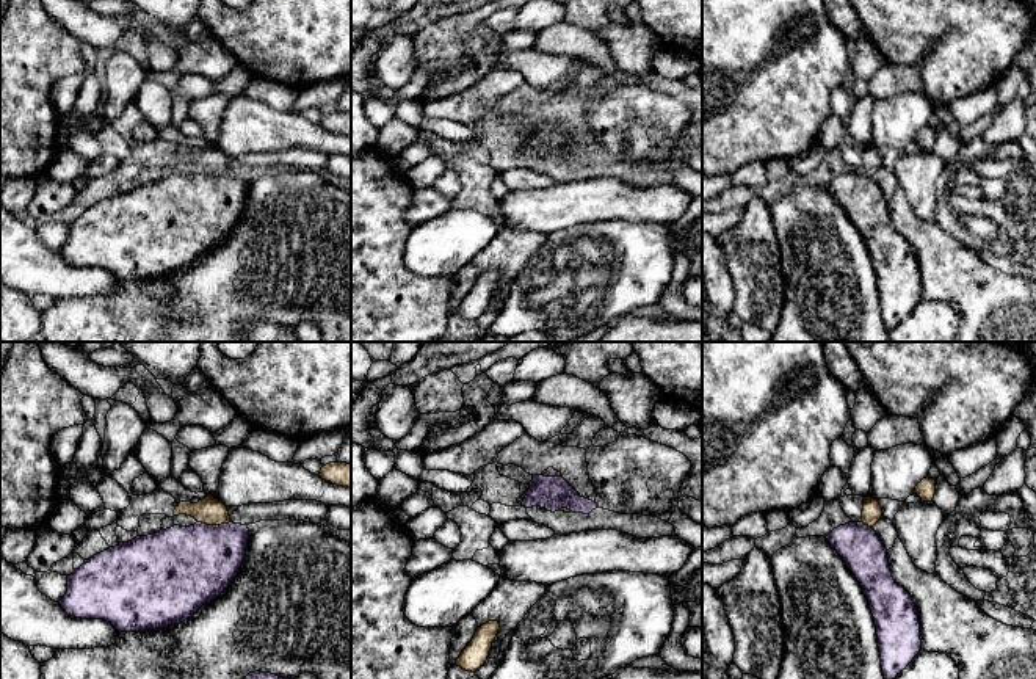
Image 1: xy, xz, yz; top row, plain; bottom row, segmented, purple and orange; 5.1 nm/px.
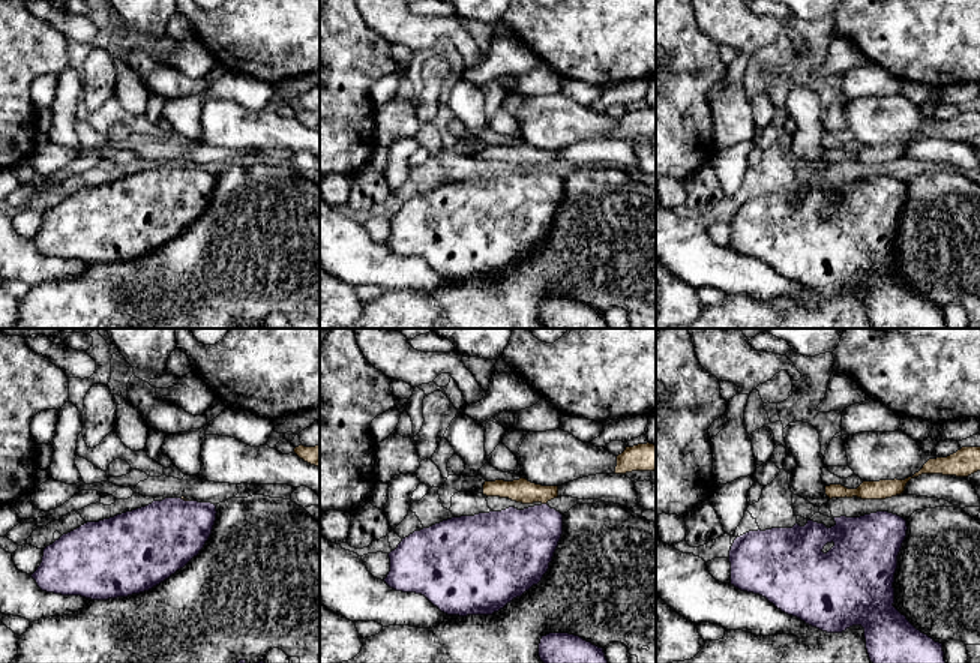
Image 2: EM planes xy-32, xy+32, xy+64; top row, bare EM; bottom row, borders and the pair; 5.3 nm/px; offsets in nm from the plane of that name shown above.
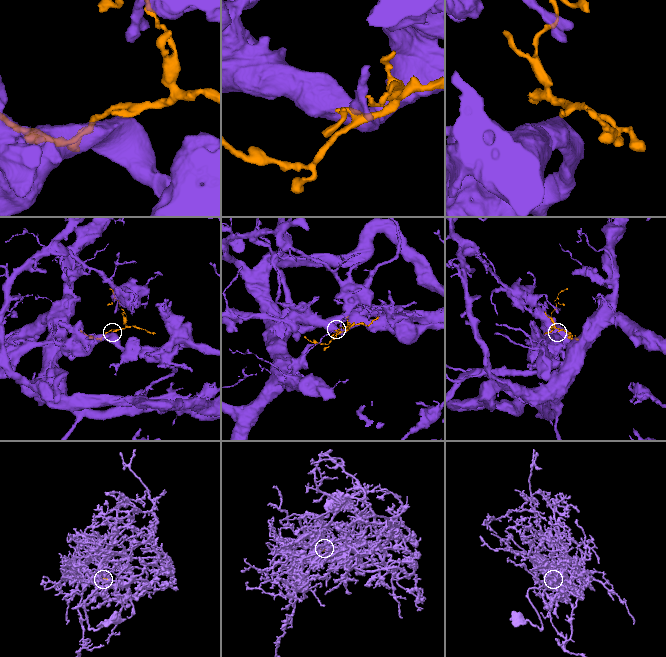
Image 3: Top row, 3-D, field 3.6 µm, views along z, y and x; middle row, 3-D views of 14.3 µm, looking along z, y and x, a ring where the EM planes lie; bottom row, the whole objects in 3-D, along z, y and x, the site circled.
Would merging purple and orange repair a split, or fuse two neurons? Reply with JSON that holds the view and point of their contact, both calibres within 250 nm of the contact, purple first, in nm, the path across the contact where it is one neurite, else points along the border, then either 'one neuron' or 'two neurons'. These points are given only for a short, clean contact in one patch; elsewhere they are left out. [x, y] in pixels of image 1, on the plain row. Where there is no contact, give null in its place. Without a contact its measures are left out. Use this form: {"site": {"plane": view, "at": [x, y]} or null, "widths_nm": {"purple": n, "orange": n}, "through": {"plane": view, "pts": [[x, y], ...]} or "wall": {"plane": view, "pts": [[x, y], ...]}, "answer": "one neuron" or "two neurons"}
{"site": {"plane": "xy", "at": [215, 174]}, "widths_nm": {"purple": 420, "orange": 140}, "wall": {"plane": "xy", "pts": [[198, 170], [207, 173], [231, 171]]}, "answer": "two neurons"}

